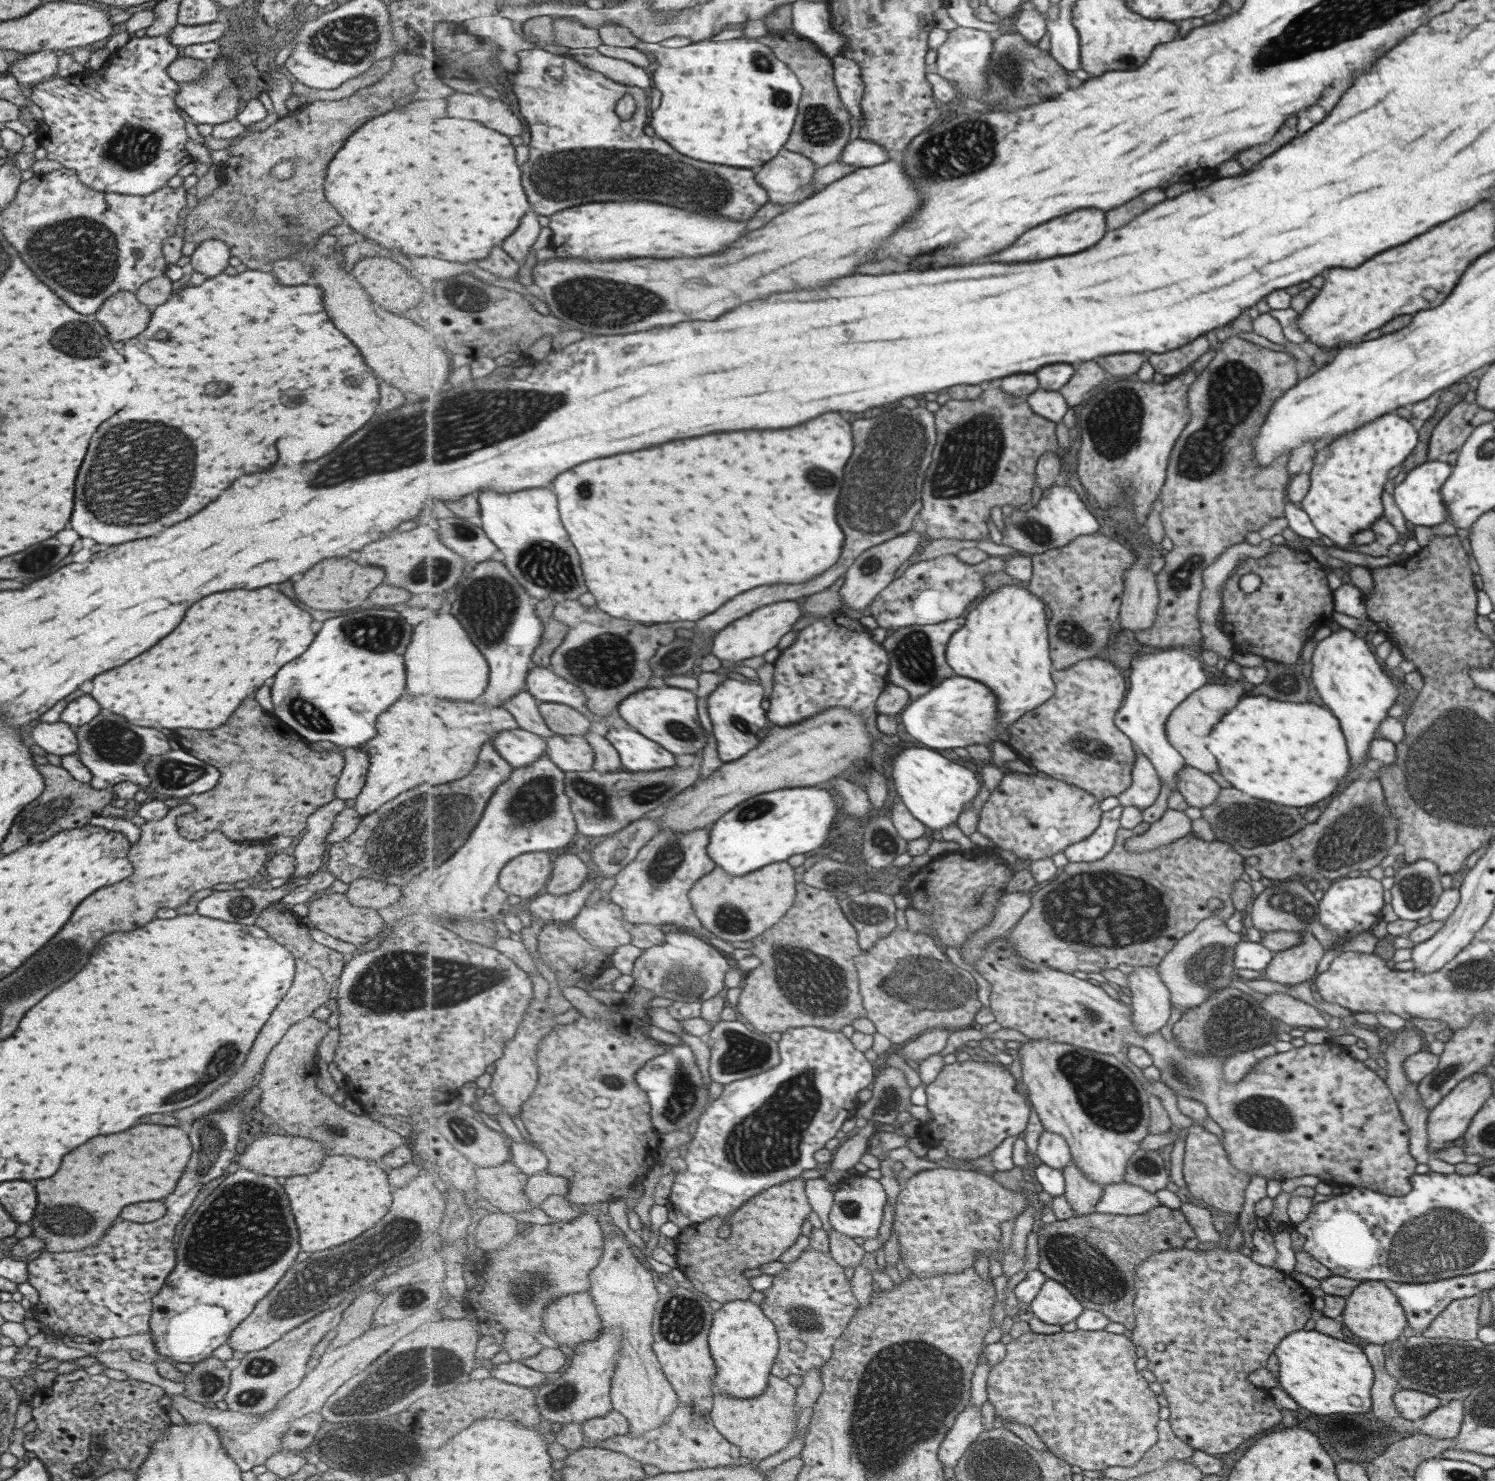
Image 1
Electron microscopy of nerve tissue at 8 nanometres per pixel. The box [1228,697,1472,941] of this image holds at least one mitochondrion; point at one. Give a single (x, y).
(1347, 834)

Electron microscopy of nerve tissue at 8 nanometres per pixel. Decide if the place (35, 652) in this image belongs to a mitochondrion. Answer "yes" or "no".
no

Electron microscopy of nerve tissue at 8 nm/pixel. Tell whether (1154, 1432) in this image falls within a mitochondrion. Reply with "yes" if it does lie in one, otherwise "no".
no

